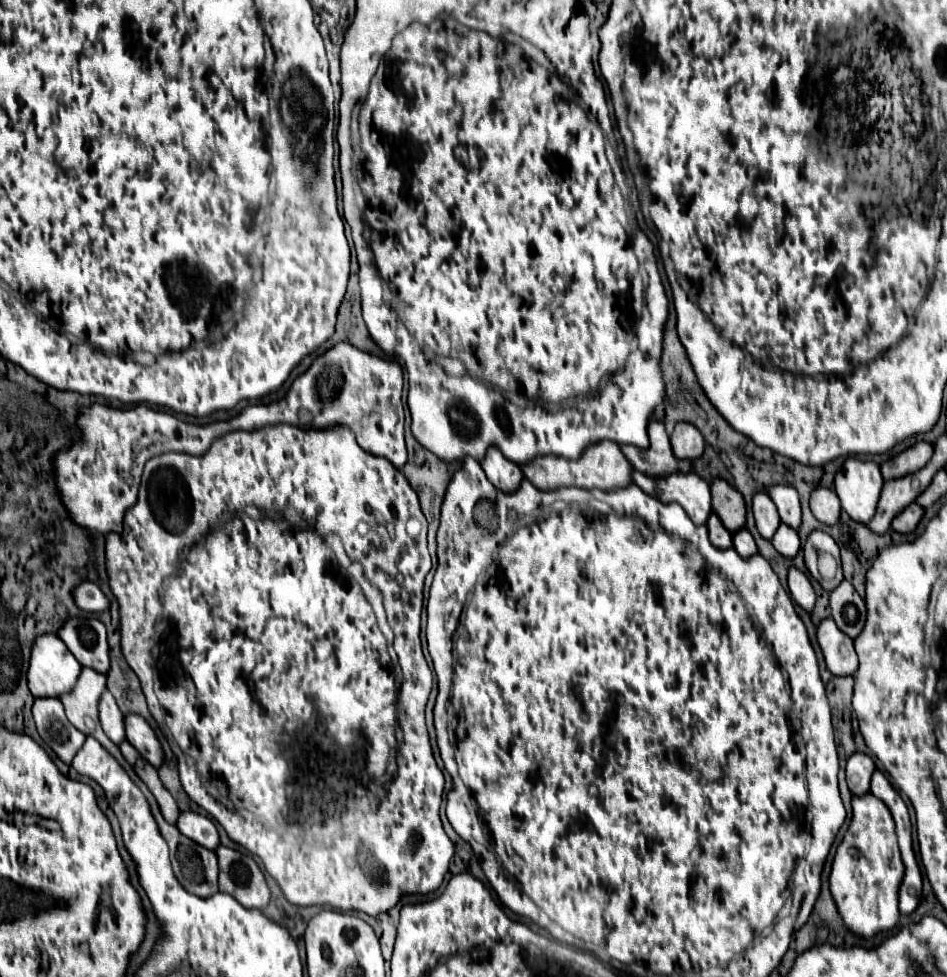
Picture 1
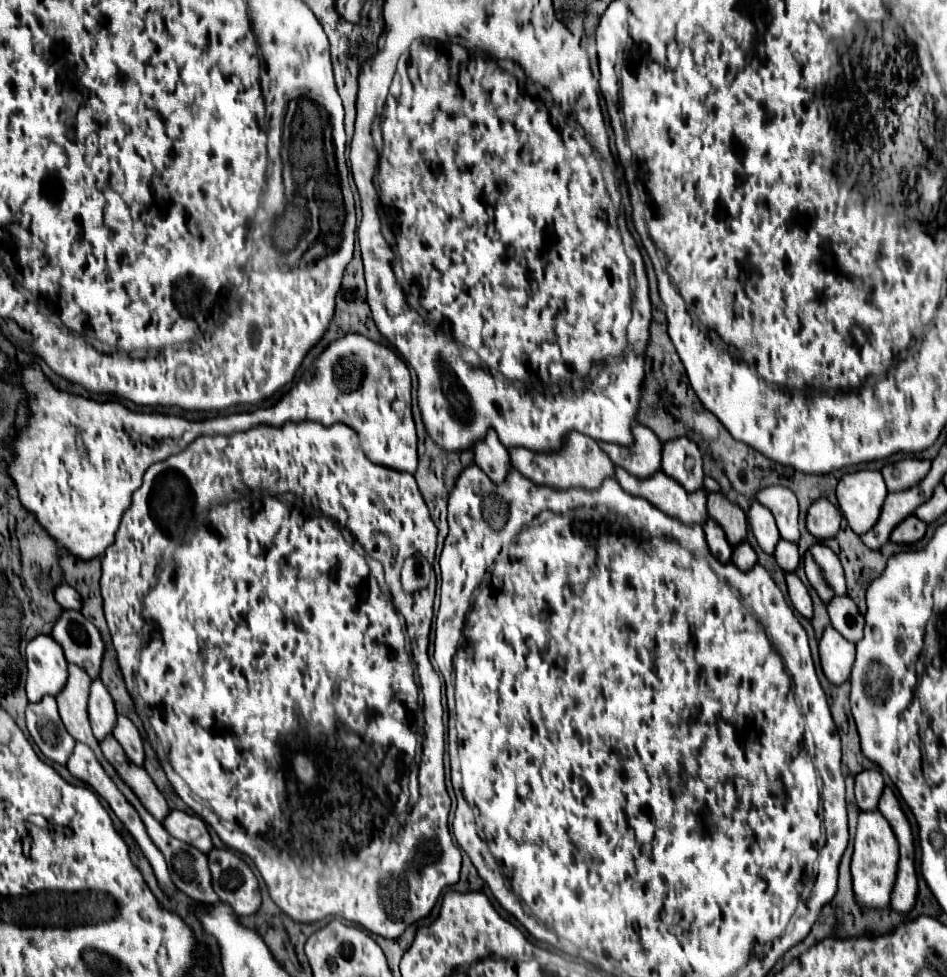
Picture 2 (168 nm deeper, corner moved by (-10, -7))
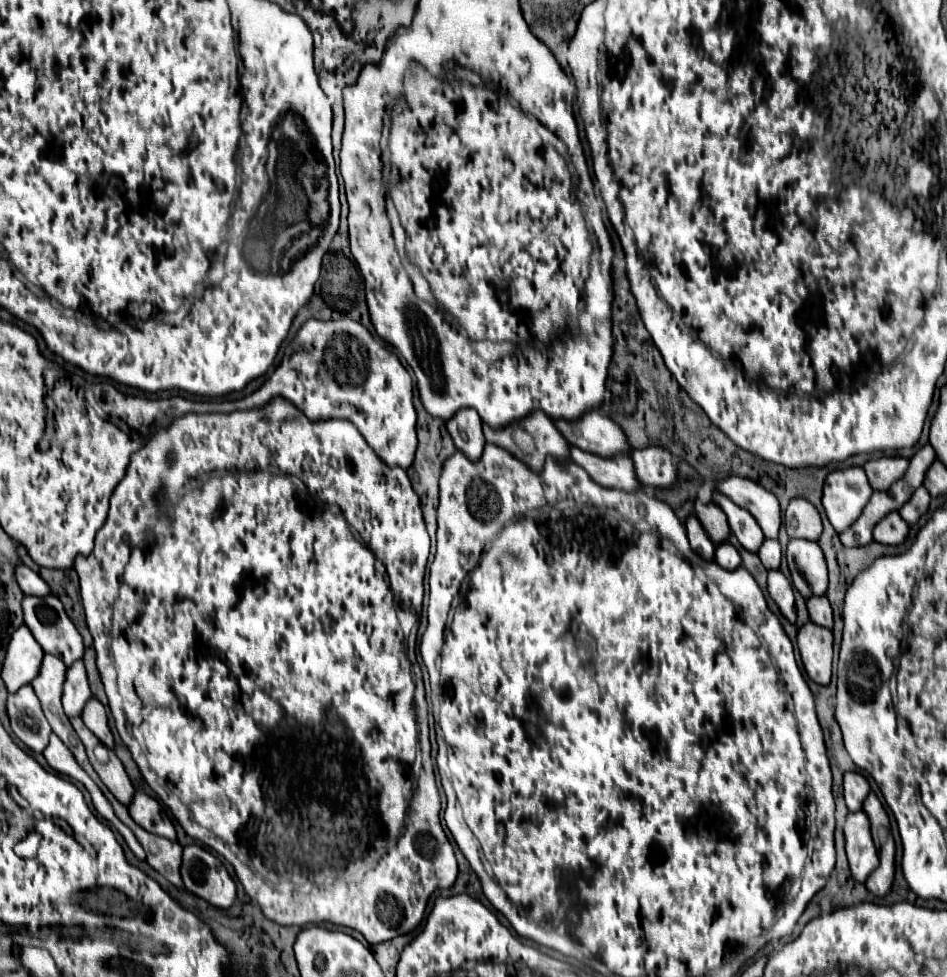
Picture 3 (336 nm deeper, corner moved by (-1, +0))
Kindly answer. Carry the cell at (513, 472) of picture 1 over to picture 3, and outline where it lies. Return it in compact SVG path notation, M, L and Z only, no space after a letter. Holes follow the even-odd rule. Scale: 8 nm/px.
M461 409L455 419L447 423L447 431L451 433L457 449L471 461L479 461L483 455L485 439L483 439L483 421L475 409Z

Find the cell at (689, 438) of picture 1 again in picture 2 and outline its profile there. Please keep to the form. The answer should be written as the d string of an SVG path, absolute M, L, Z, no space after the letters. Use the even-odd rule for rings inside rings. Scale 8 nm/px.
M688 438L670 440L662 448L660 470L680 482L684 490L696 492L704 488L704 472L702 472L702 452Z

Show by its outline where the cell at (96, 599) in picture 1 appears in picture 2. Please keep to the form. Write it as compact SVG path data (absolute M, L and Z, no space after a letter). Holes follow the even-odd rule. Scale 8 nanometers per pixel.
M58 584L54 586L54 598L62 608L72 608L72 610L80 610L80 596L74 588L70 588L68 584Z

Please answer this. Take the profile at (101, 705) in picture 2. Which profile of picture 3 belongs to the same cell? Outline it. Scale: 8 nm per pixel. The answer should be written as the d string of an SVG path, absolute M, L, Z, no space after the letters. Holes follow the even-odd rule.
M75 661L67 669L67 681L63 685L63 709L69 717L79 717L83 713L83 703L91 699L91 689L87 683L87 673L83 661Z

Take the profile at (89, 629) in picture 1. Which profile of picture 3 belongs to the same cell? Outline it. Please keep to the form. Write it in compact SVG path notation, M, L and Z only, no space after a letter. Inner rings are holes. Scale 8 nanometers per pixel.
M27 595L23 599L23 613L25 613L25 625L31 629L33 637L37 639L37 643L43 647L45 653L51 653L51 655L59 657L67 667L71 667L71 663L83 659L83 651L85 651L83 637L77 631L75 623L65 613L63 603L55 595L47 595L47 597Z

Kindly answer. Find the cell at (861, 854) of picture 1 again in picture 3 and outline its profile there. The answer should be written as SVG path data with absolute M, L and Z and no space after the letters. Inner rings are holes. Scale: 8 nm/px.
M865 811L847 815L845 841L851 875L855 881L865 883L867 875L871 875L871 871L875 871L875 867L879 865L879 855L871 839L871 823Z

